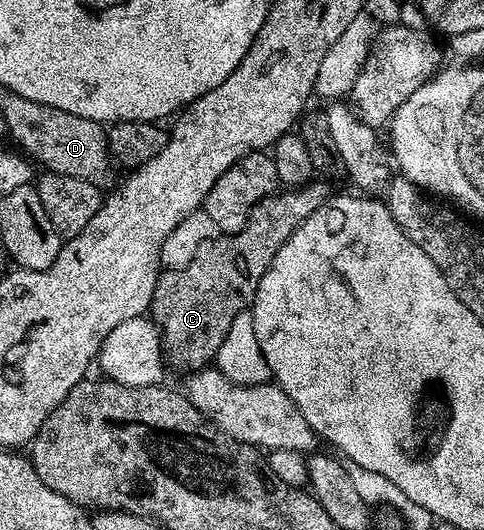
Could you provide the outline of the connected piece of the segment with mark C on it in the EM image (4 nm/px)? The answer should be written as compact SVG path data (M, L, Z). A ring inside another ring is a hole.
M313 179L304 187L270 194L253 206L249 221L241 232L234 235L217 234L203 241L188 266L169 272L167 278L166 275L159 278L150 313L154 323L162 330L167 360L171 360L183 375L205 370L215 360L222 343L237 324L240 311L245 310L258 280L261 279L261 271L270 267L276 253L290 242L292 233L301 227L303 221L329 204L327 201L333 193L334 189L328 182Z

